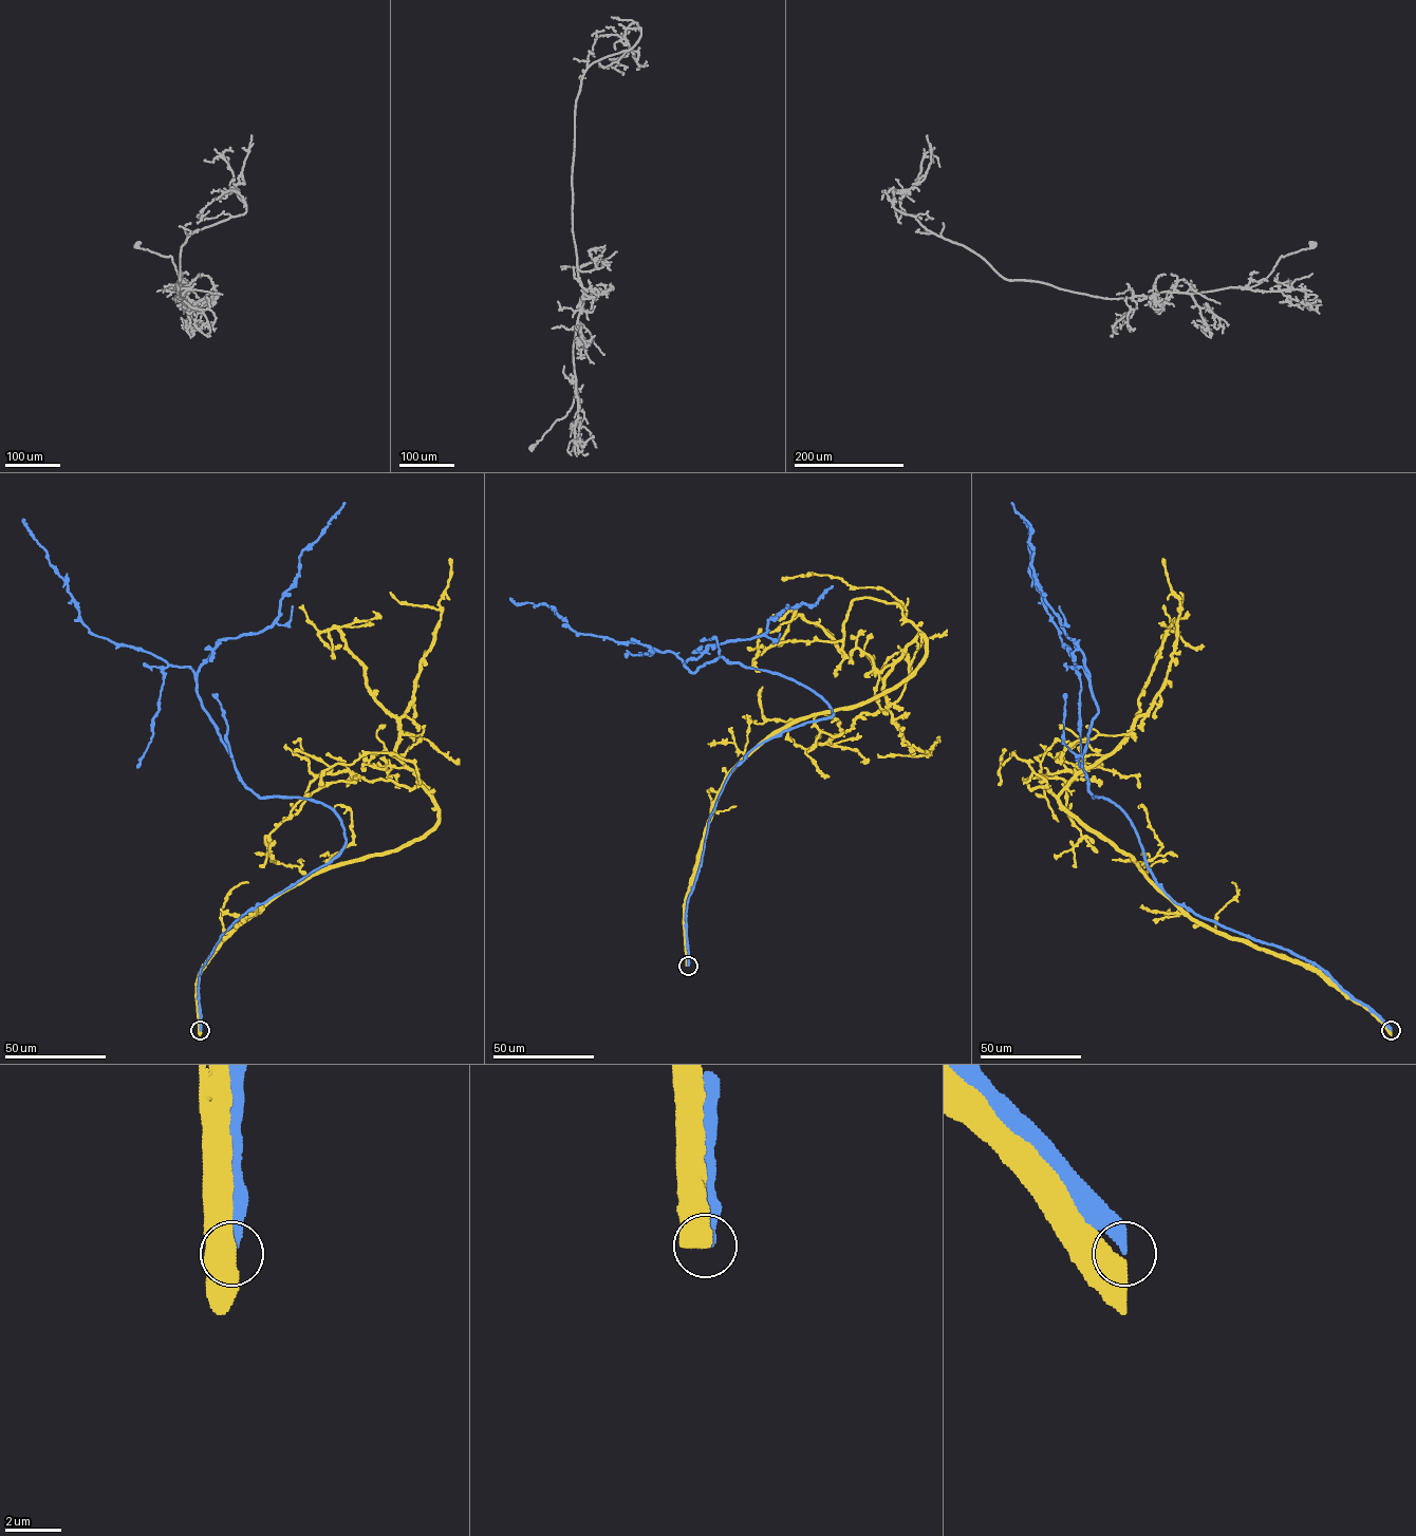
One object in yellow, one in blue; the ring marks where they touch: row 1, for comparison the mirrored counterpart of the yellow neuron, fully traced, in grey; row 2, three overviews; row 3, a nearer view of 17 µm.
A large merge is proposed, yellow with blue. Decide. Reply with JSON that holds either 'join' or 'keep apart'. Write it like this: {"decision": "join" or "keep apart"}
{"decision": "keep apart"}

